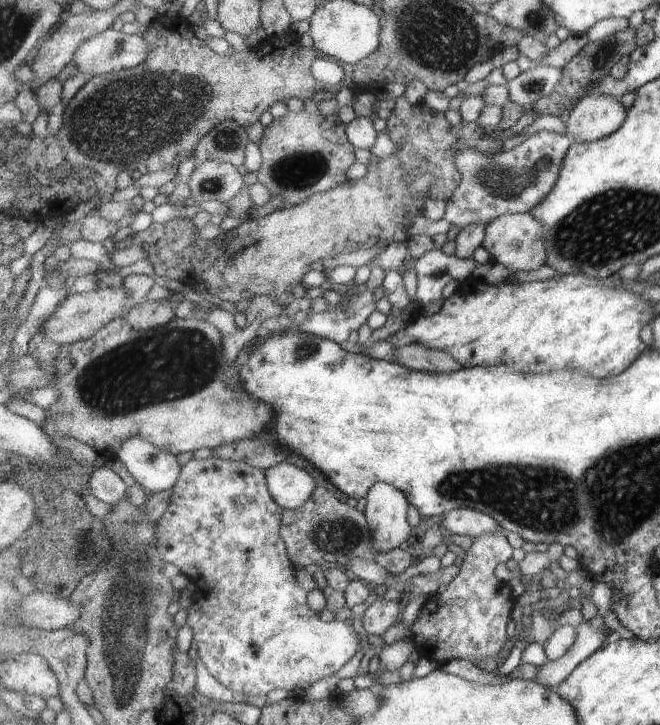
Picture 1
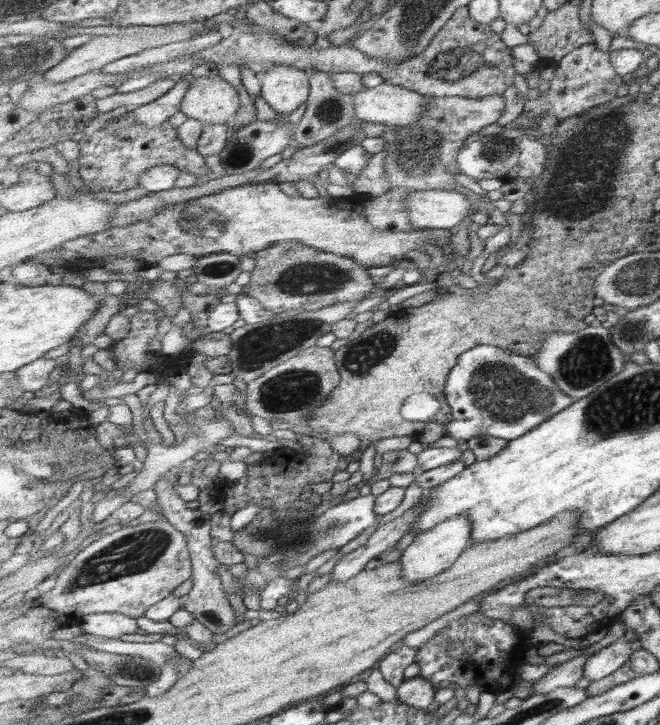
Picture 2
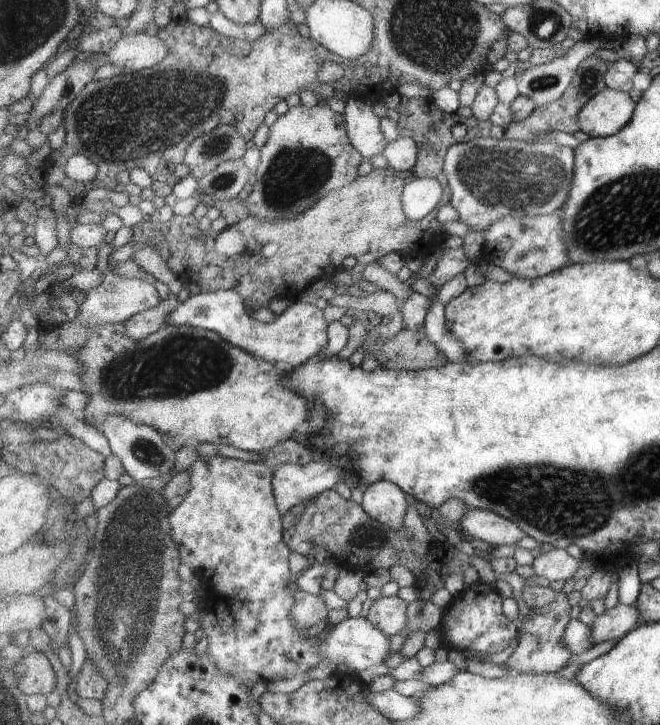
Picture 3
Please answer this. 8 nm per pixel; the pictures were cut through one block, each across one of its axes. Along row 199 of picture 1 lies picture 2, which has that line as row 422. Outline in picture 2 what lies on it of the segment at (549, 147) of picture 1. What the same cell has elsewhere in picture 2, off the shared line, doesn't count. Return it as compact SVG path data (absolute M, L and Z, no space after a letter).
M479 345L461 354L457 366L448 374L445 392L445 399L452 414L452 420L445 424L445 437L449 436L455 441L463 439L465 442L477 436L495 436L509 442L521 439L574 403L573 397L561 391L556 380L539 367L533 357L493 345Z

